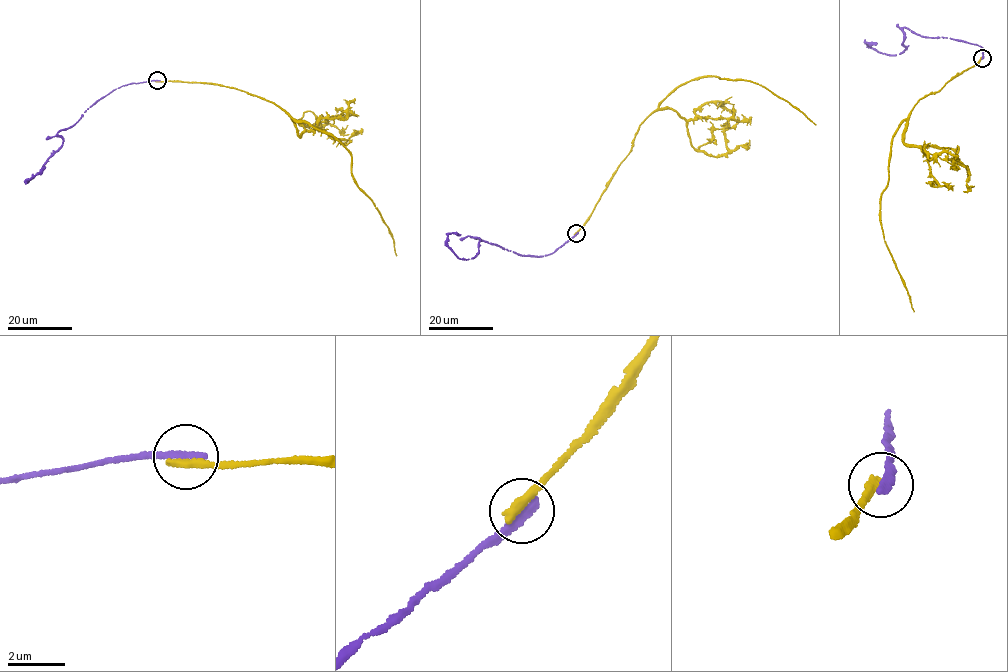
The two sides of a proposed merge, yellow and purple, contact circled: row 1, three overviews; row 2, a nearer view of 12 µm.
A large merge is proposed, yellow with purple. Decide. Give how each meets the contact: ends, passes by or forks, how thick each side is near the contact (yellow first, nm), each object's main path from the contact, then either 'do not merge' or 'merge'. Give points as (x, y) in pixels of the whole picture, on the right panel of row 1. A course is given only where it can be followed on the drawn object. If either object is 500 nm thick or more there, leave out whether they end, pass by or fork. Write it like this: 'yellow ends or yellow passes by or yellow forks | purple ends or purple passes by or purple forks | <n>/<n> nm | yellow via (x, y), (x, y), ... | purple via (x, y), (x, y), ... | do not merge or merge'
yellow ends | purple ends | 380/280 nm | yellow via (982, 58), (939, 91), (917, 100), (892, 138), (880, 221), (884, 239), (914, 311) | purple via (982, 58), (982, 48), (977, 44), (930, 38), (905, 27), (902, 52), (880, 53), (866, 43), (877, 43) | do not merge

